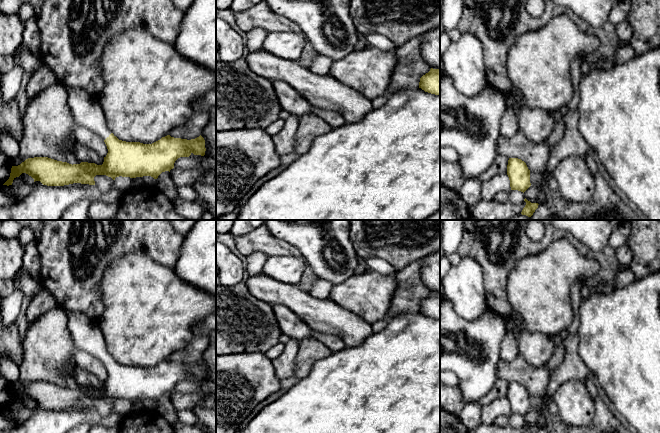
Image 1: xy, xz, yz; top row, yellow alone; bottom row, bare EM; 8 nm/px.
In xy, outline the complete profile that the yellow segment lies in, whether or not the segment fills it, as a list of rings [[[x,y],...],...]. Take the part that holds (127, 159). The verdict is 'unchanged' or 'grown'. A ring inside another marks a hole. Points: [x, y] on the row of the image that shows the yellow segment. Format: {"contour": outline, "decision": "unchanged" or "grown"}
{"contour": [[[74,87],[65,88],[68,94],[68,105],[77,125],[91,130],[104,139],[108,153],[104,157],[103,164],[97,165],[95,163],[81,162],[80,164],[72,165],[48,157],[28,158],[20,165],[12,166],[10,177],[3,185],[12,185],[13,180],[22,173],[31,176],[34,179],[34,182],[40,181],[43,185],[47,186],[64,186],[73,183],[95,185],[94,177],[96,175],[106,175],[113,180],[119,176],[130,178],[151,176],[154,179],[157,179],[162,172],[170,172],[170,170],[174,168],[174,163],[178,158],[189,157],[192,153],[194,155],[205,155],[205,140],[201,135],[191,140],[174,138],[167,135],[152,144],[119,140],[110,132],[106,123],[104,111],[97,96],[86,92],[83,89]]], "decision": "grown"}

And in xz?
{"contour": [[[431,68],[420,78],[419,88],[425,92],[440,96],[440,69]]], "decision": "unchanged"}

